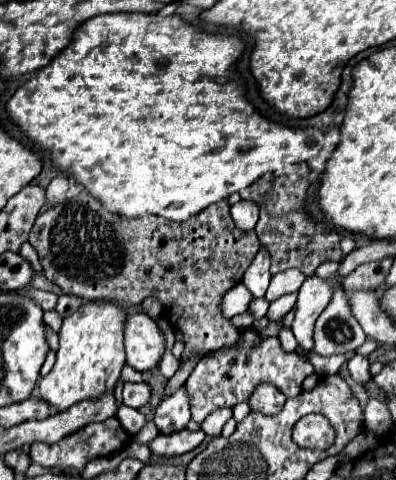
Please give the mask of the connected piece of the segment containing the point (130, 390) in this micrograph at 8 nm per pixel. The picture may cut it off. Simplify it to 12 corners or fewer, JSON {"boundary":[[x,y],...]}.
{"boundary":[[145,382],[125,384],[123,404],[141,408],[149,400]]}

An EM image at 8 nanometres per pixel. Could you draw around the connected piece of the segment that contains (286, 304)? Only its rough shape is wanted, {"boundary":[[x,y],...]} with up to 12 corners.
{"boundary":[[285,294],[271,302],[267,316],[281,320],[293,310],[297,296]]}

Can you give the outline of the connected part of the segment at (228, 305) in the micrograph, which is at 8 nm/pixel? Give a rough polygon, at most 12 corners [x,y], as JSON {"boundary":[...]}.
{"boundary":[[243,284],[233,288],[221,300],[225,318],[245,312],[251,298]]}

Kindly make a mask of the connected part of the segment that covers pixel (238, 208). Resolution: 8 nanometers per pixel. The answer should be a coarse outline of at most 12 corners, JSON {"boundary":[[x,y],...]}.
{"boundary":[[249,200],[231,206],[233,222],[249,232],[257,224],[259,206]]}

